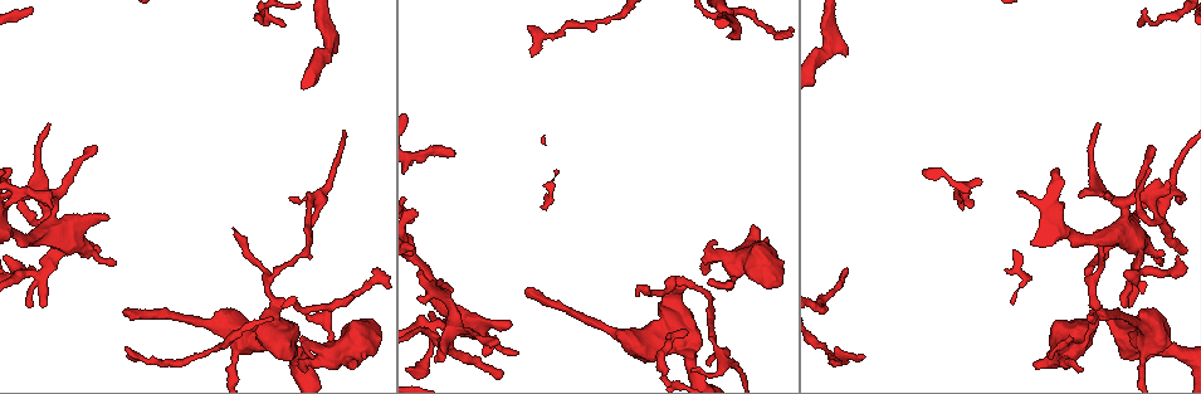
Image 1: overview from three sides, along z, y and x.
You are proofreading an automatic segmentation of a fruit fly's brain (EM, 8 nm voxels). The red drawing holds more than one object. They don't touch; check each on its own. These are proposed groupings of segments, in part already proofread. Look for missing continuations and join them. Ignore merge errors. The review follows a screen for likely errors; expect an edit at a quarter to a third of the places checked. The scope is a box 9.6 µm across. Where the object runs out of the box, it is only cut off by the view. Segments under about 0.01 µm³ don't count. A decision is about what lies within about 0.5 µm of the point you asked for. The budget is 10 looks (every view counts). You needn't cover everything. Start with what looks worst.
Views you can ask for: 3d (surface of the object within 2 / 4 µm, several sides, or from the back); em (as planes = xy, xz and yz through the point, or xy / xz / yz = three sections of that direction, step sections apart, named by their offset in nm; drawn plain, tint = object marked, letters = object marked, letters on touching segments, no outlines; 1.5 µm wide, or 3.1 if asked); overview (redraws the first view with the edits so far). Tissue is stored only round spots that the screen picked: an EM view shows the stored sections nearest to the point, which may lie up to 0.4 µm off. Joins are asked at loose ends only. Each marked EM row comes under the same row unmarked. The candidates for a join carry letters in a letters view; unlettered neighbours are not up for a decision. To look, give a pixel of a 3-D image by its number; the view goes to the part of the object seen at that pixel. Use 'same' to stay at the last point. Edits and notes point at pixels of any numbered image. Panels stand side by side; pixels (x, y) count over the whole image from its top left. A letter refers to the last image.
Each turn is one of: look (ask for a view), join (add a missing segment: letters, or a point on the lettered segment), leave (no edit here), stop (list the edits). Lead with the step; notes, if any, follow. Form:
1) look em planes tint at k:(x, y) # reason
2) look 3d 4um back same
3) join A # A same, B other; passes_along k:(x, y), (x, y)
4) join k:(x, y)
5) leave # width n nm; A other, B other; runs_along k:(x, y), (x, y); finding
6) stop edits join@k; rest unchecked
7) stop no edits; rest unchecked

look 3d 2um at 1:(846, 49) # branch stops here

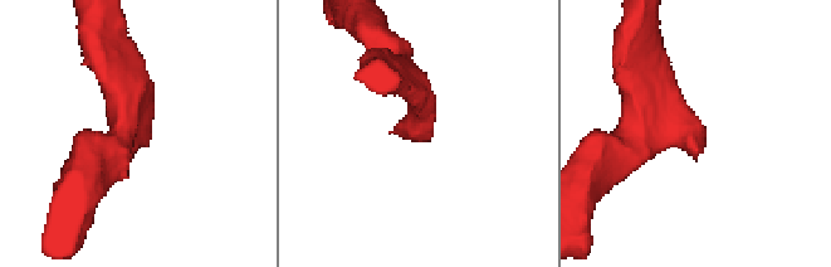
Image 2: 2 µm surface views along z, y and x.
look em xy step 8 tint at 2:(423, 139) # arm_widths 220, 260 nm; shape alone is not enough

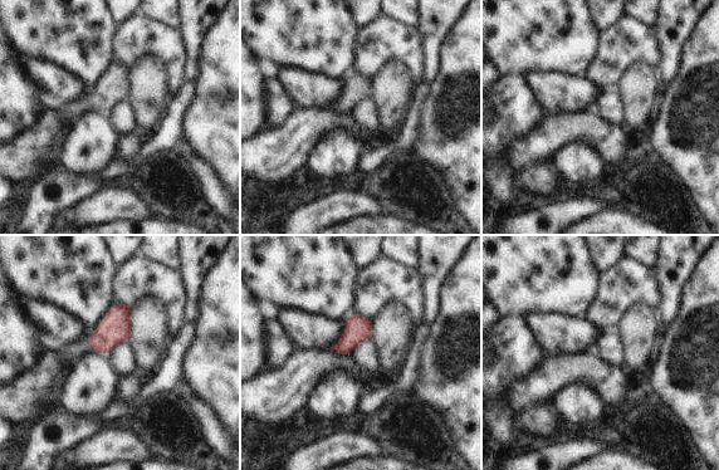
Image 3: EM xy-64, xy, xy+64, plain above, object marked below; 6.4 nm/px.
look em planes letters same # another direction

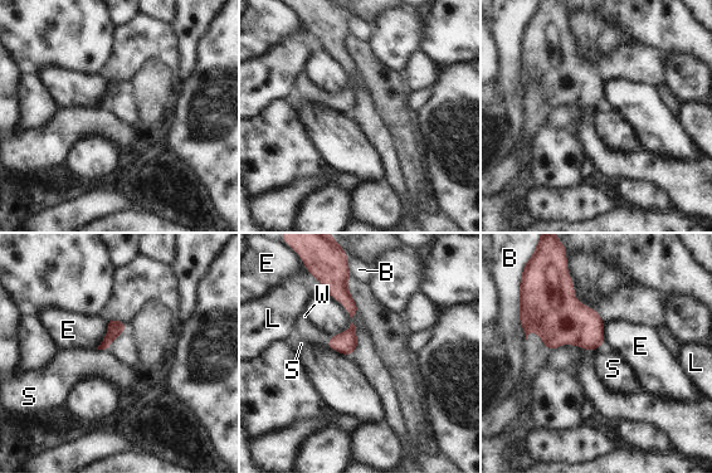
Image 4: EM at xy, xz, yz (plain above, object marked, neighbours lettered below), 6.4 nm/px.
join W # B other, E other, L other, S other, W same; passes_along 4:(346, 342), (328, 341), (308, 332); the neuron continues

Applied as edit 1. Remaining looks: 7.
look em xy step 4 tint at 1:(1097, 122) # an open end

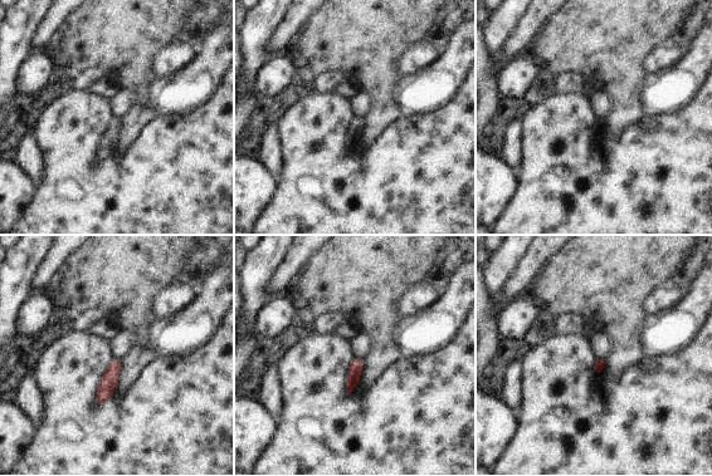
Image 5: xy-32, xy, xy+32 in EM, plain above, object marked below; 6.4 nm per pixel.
look em planes letters same

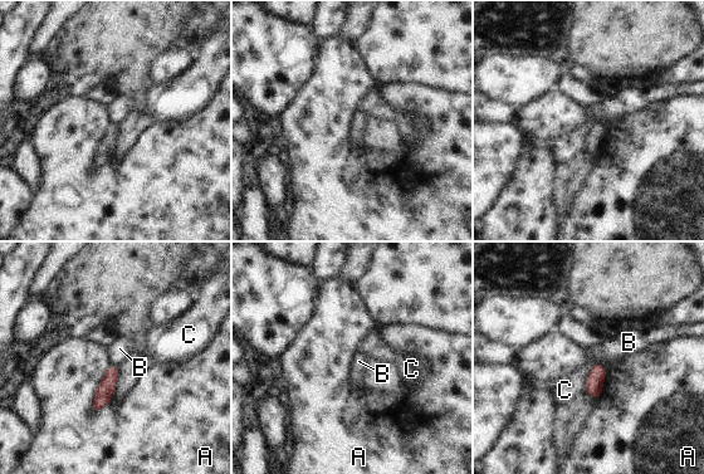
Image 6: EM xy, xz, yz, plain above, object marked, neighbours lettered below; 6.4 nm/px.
leave # longest_contact A 340 nm; A other, B other, C other; none of them fits

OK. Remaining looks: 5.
look 3d 2um back at 1:(125, 311) # free end

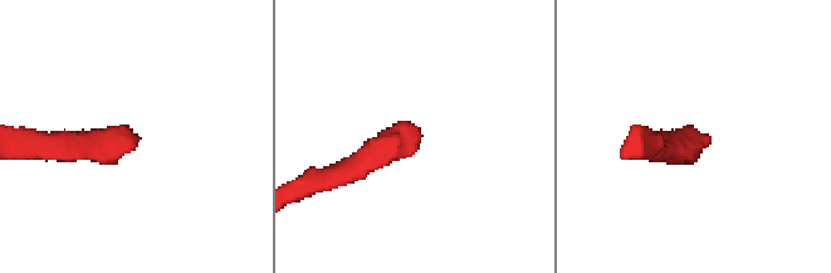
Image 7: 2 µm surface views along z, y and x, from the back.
look em xz step 8 tint at 7:(139, 139)

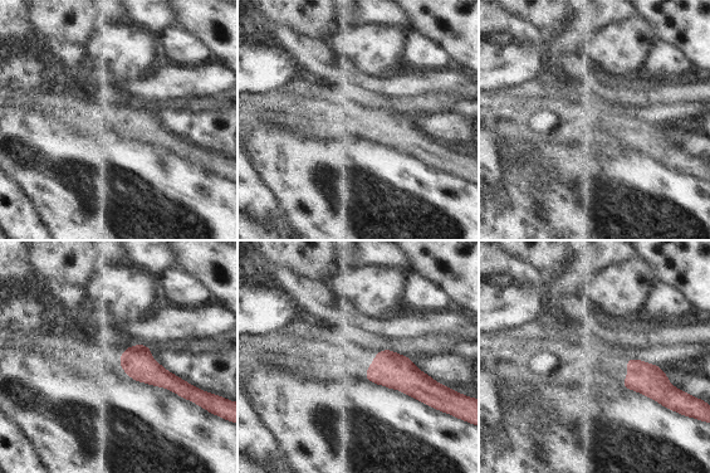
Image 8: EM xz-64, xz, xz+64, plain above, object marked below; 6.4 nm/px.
look em planes letters same

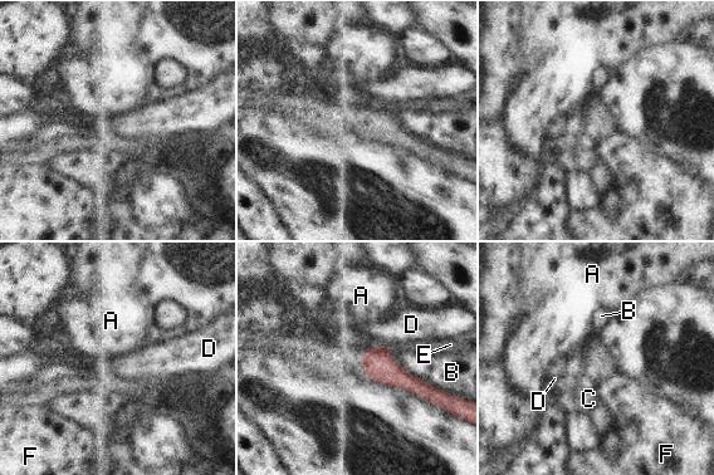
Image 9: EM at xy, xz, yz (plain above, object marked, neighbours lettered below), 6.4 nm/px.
leave # A other, B other, C other, D other, E other, F other; border 9:(371, 346), (366, 349); none of them fits

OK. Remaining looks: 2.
look em planes letters at 1:(708, 365) # branch stops here

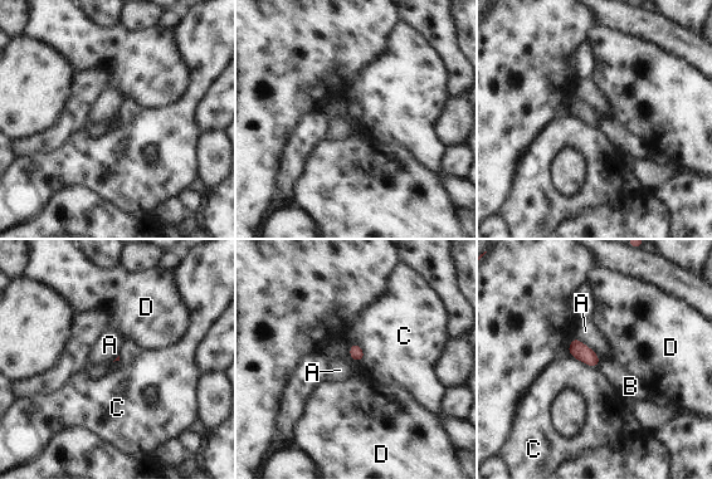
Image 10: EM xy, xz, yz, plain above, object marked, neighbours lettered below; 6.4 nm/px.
leave # A other, B other, C other, D other; border 10:(600, 360), (598, 366); no lettered segment goes on from it

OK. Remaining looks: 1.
stop edits join@4; rest unchecked

